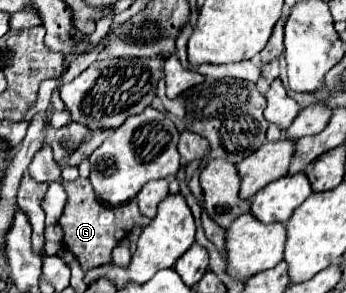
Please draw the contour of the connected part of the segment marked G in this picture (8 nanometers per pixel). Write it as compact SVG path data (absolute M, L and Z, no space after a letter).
M78 177L74 181L62 181L62 185L68 193L68 201L66 201L64 213L60 217L60 225L64 229L64 245L78 257L84 271L90 271L94 267L108 263L112 249L132 229L144 227L150 223L150 219L138 211L136 201L128 201L124 205L118 205L118 207L102 205L94 195L90 179L86 179L86 177Z

